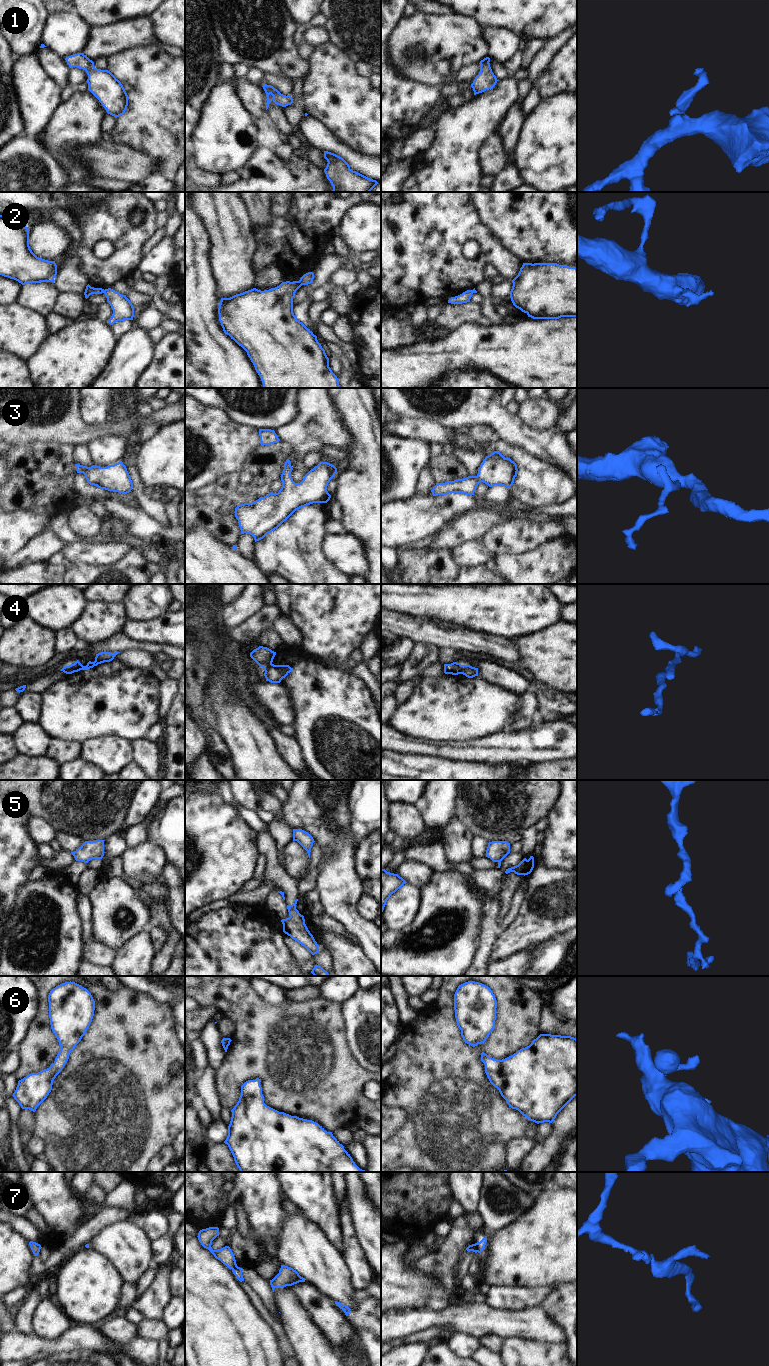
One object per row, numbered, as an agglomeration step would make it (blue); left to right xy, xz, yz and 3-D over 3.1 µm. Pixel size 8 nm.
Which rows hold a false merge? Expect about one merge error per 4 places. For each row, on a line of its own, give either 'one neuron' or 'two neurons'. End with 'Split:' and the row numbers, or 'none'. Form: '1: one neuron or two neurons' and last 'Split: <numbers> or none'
1: one neuron
2: two neurons
3: one neuron
4: two neurons
5: two neurons
6: one neuron
7: two neurons
Split: 2, 4, 5, 7

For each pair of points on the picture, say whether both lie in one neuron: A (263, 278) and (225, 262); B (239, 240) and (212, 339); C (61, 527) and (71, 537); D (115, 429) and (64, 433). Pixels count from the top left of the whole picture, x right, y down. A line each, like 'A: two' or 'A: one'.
A: two
B: two
C: one
D: one

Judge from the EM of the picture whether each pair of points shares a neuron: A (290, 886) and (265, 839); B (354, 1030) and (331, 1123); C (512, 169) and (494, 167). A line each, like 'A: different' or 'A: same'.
A: same
B: different
C: different

